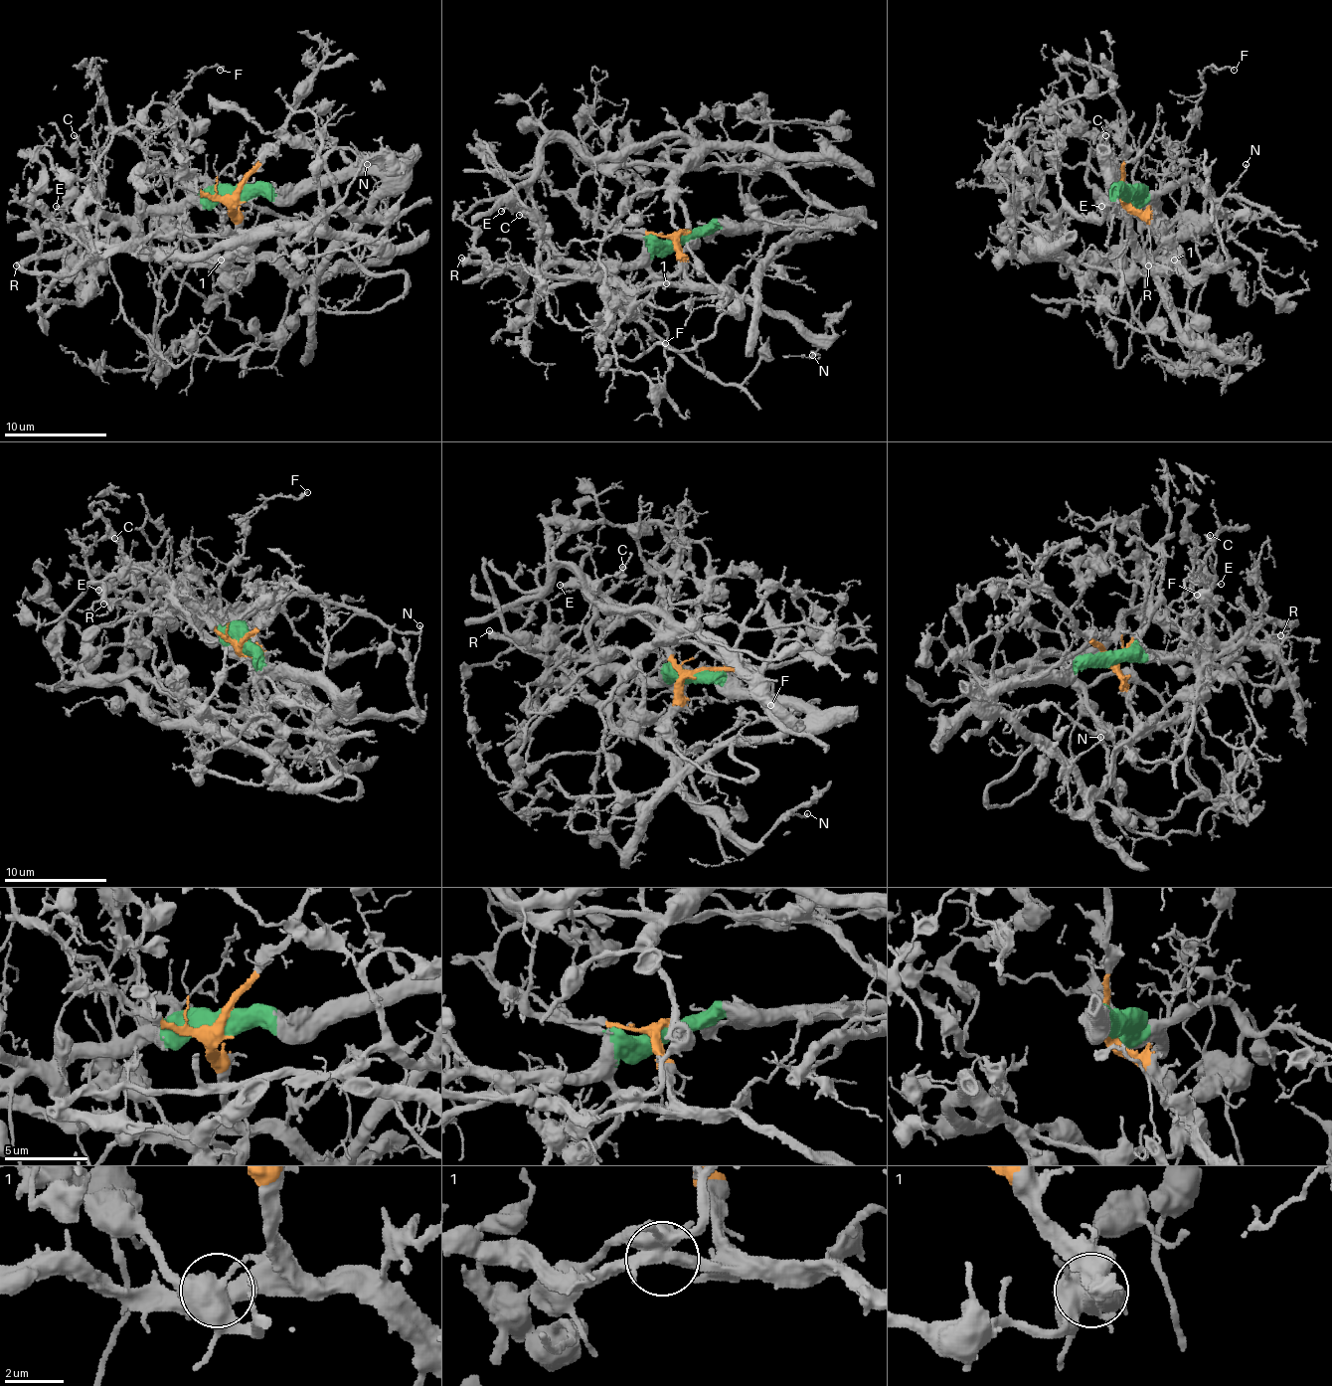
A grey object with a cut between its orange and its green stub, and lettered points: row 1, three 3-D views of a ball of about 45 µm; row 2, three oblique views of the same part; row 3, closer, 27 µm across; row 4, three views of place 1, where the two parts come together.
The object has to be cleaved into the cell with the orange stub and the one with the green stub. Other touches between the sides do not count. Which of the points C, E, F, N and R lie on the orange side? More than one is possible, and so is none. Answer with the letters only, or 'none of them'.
N, R

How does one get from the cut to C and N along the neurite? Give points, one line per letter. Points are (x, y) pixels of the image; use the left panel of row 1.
C: (237, 195), (224, 195), (186, 205), (142, 208), (124, 218), (109, 215), (91, 187), (88, 151), (74, 136)
N: (237, 195), (232, 220), (254, 256), (283, 259), (298, 274), (324, 276), (388, 254), (380, 190), (368, 164)

